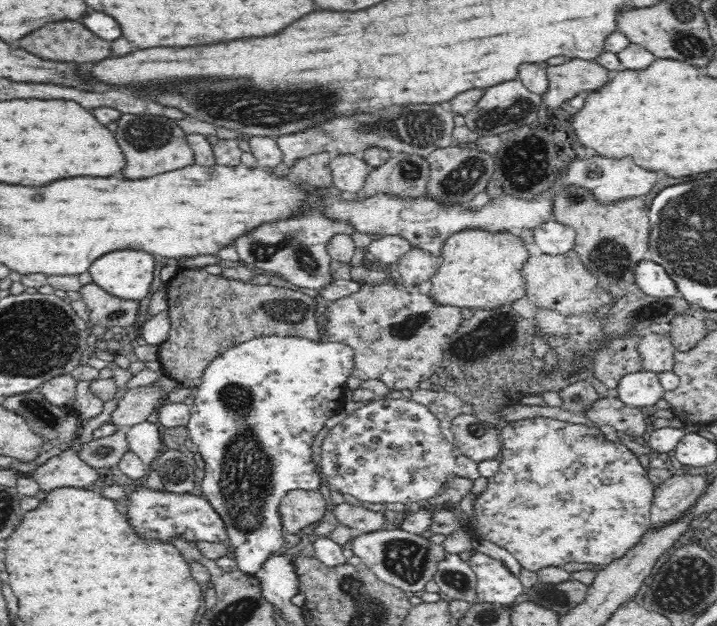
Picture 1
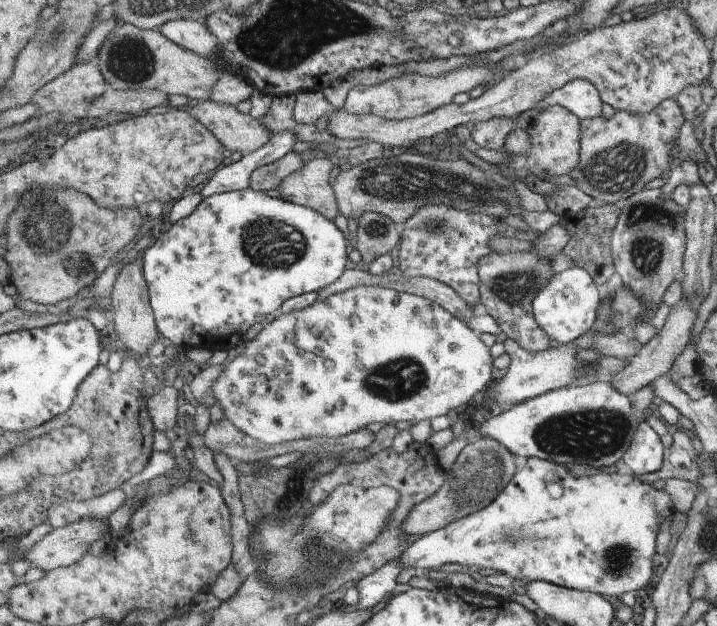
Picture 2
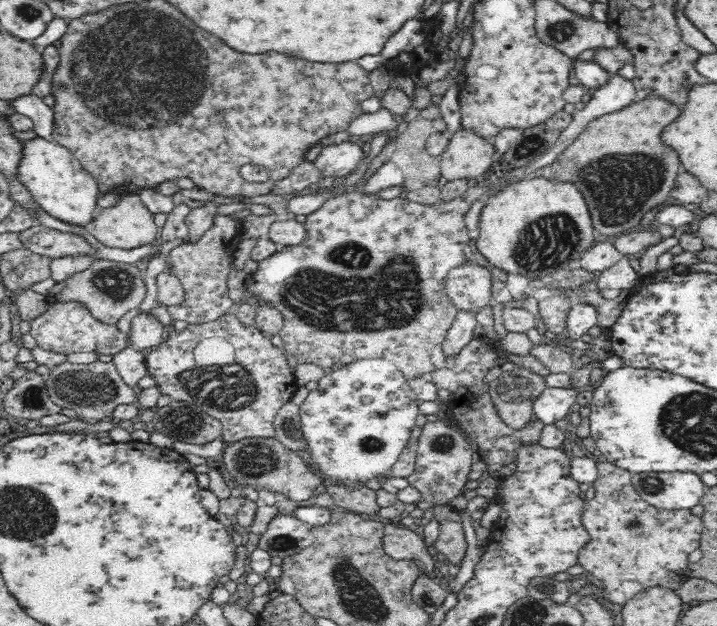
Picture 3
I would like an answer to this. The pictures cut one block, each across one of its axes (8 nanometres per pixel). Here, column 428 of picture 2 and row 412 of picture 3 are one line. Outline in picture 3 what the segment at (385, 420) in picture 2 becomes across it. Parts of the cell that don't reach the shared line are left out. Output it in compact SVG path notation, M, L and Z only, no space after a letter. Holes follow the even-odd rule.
M366 359L350 364L343 365L343 367L337 370L328 369L325 373L324 378L318 381L318 386L314 390L310 391L308 398L300 404L300 423L302 428L299 433L302 434L303 443L305 445L306 454L308 454L308 462L310 468L322 476L328 476L332 478L334 482L342 484L344 489L347 490L360 490L366 487L366 484L370 484L372 480L378 480L380 476L388 477L396 462L401 458L402 451L406 448L410 436L412 436L412 430L416 427L416 418L420 416L419 412L419 399L416 392L410 388L409 380L393 365L392 361L388 359Z

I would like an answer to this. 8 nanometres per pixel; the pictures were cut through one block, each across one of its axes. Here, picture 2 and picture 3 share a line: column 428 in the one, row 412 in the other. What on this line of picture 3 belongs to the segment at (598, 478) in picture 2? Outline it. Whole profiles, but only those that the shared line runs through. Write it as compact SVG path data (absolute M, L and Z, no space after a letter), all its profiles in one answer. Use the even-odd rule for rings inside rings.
M546 387L542 395L534 402L534 418L545 424L554 424L564 417L569 417L572 410L577 408L578 390Z

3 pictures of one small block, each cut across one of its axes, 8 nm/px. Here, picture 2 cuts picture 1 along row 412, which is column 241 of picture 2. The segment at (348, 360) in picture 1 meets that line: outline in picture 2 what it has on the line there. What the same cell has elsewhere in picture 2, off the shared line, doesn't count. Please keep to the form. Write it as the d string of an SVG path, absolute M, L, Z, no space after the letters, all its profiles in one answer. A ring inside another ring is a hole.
M248 187L241 191L215 194L211 197L202 197L202 201L196 209L186 218L181 218L172 225L170 230L160 234L151 248L145 250L143 256L144 276L148 284L149 300L151 302L154 318L159 336L167 342L182 348L208 349L211 351L223 351L240 346L245 338L245 332L249 332L255 324L265 324L265 318L272 314L277 315L281 306L295 296L309 292L321 292L327 286L339 281L347 271L350 242L347 242L345 234L339 230L334 220L325 218L318 211L310 207L301 206L293 202L287 202L282 198L273 198L265 192Z

